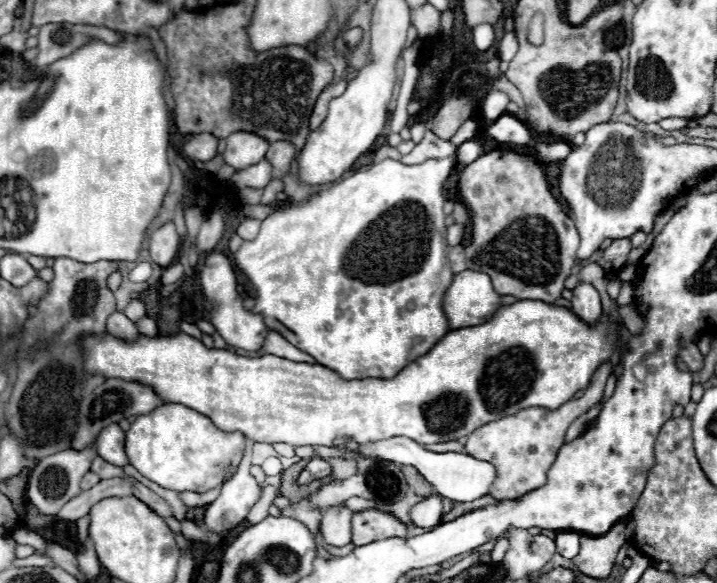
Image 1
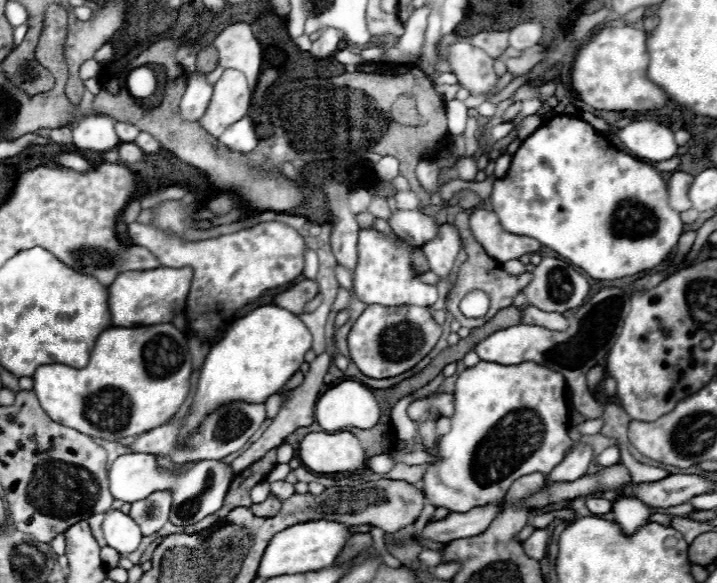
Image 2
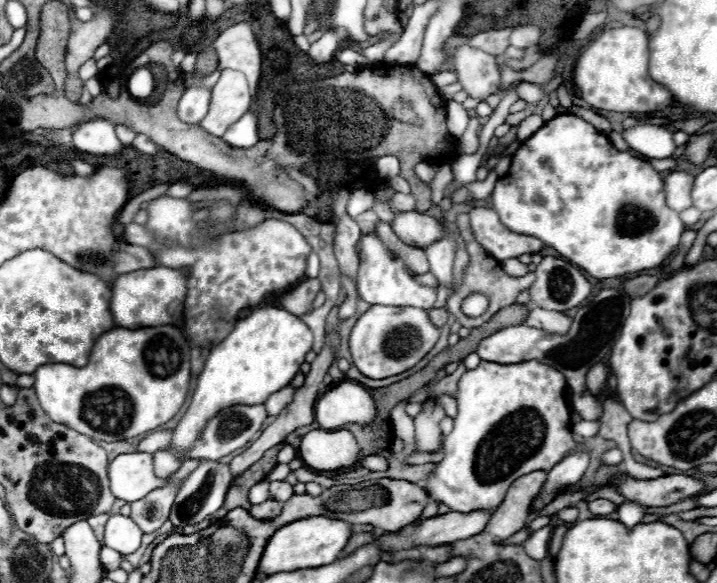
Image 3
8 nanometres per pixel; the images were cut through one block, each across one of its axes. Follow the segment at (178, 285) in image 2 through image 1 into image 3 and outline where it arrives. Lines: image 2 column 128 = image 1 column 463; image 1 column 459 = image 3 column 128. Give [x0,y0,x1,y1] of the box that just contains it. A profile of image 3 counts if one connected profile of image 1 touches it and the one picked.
[110,268,188,330]

